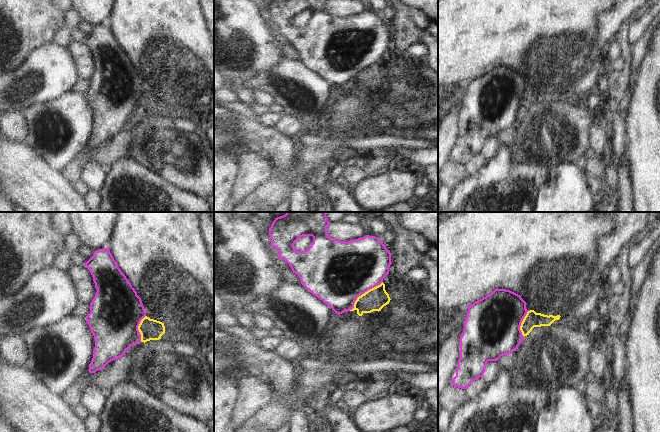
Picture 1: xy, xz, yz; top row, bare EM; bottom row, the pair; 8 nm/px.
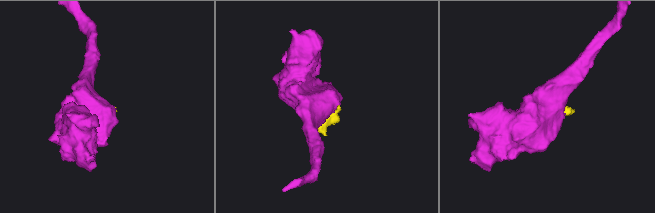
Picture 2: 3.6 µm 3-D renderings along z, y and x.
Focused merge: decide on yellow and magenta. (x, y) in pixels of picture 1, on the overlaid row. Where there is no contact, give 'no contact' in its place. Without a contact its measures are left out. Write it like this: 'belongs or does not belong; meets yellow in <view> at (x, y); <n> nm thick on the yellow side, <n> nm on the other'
belongs; meets yellow in xz at (364, 293); 180 nm thick on the yellow side, 480 nm on the other

